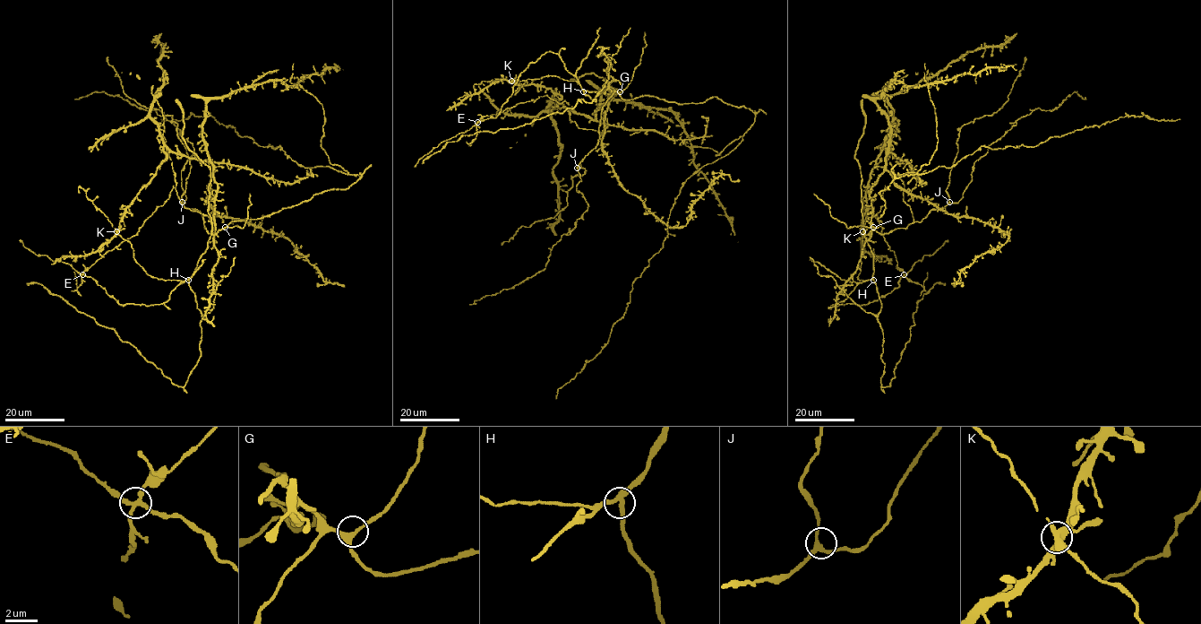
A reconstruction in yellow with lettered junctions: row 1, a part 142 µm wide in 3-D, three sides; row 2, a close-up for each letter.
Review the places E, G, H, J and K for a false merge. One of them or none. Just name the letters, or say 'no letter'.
E

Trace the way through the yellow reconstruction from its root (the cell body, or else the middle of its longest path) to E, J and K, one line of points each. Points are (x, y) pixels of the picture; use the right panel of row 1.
E: (878, 220), (882, 223), (864, 235), (873, 255), (873, 278), (833, 305), (877, 301), (897, 288), (905, 274)
J: (878, 220), (882, 223), (873, 229), (887, 234), (921, 221), (931, 210), (943, 208), (949, 202)
K: (878, 220), (882, 223), (864, 235), (873, 255), (873, 278), (864, 281), (857, 279), (862, 231)

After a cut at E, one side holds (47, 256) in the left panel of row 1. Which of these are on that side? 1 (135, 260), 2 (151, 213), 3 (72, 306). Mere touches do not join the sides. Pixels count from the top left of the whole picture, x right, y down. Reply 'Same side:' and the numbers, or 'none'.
Same side: 1, 3

